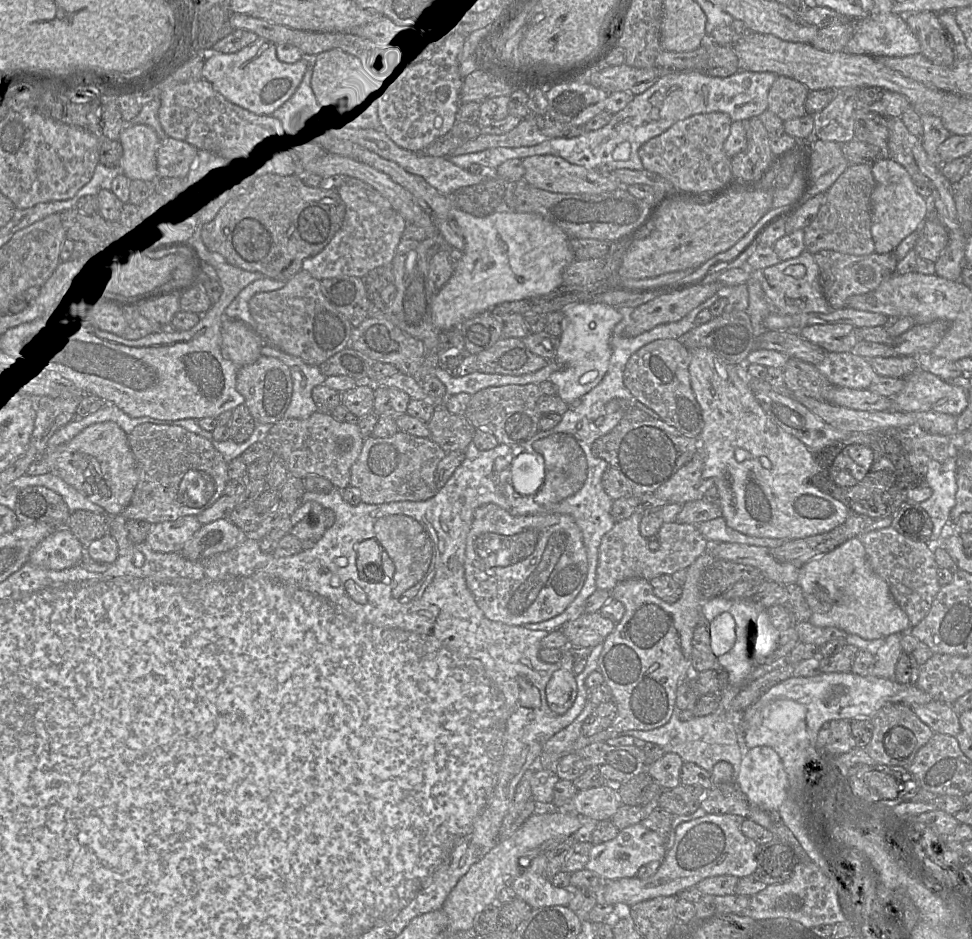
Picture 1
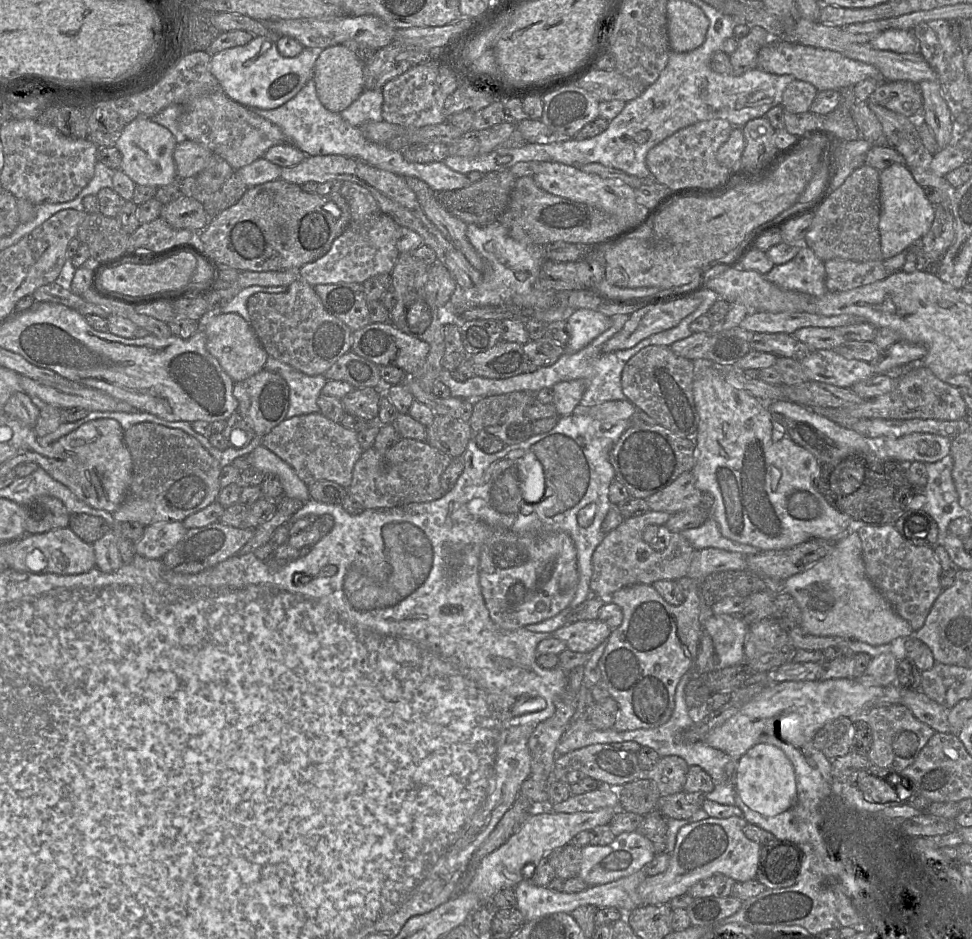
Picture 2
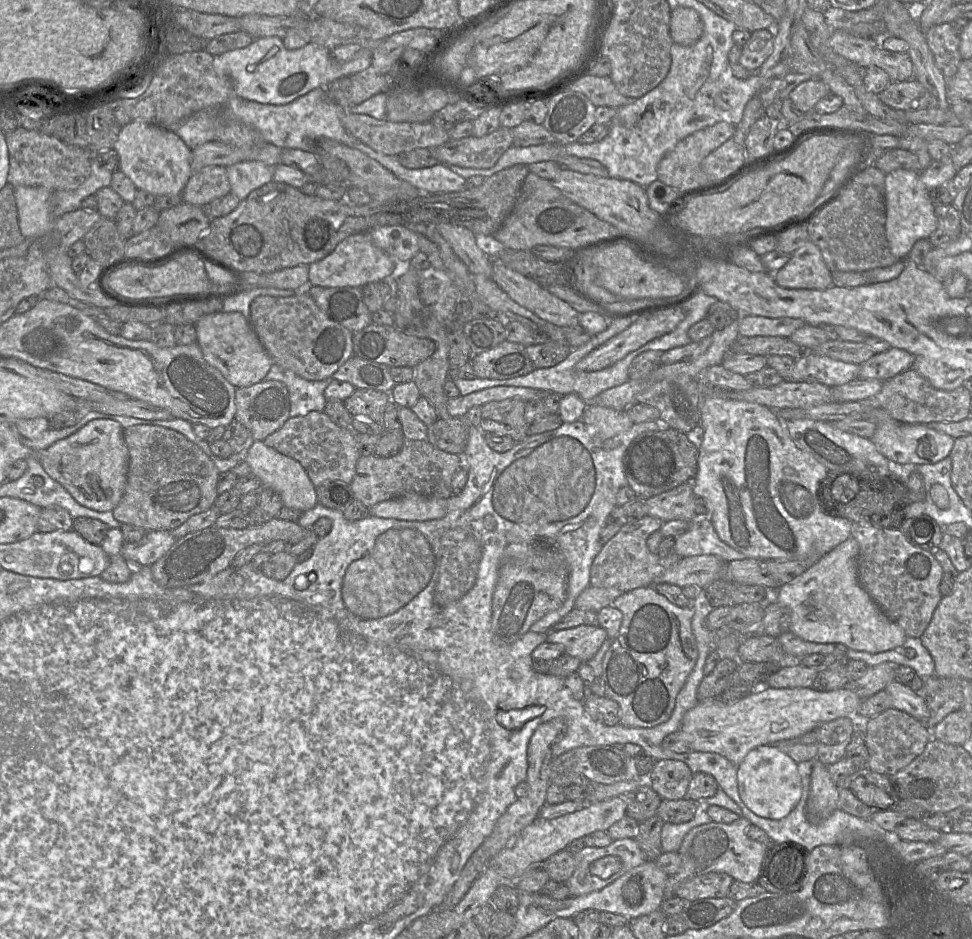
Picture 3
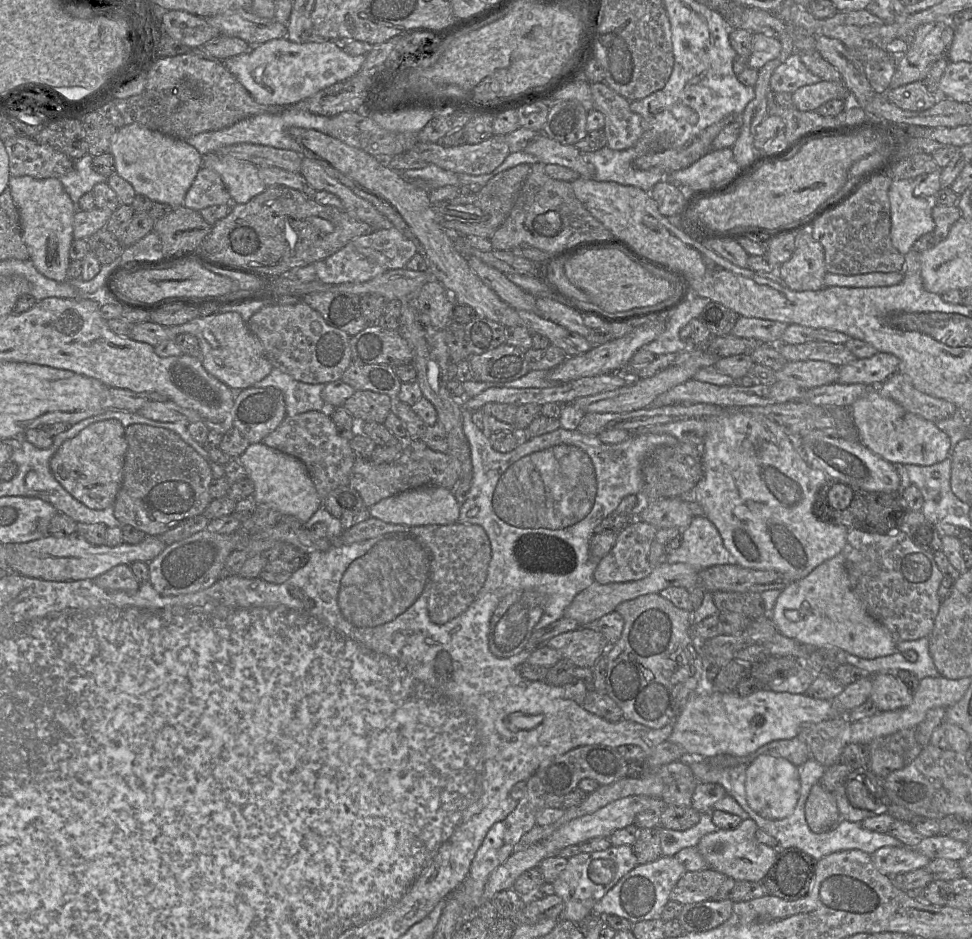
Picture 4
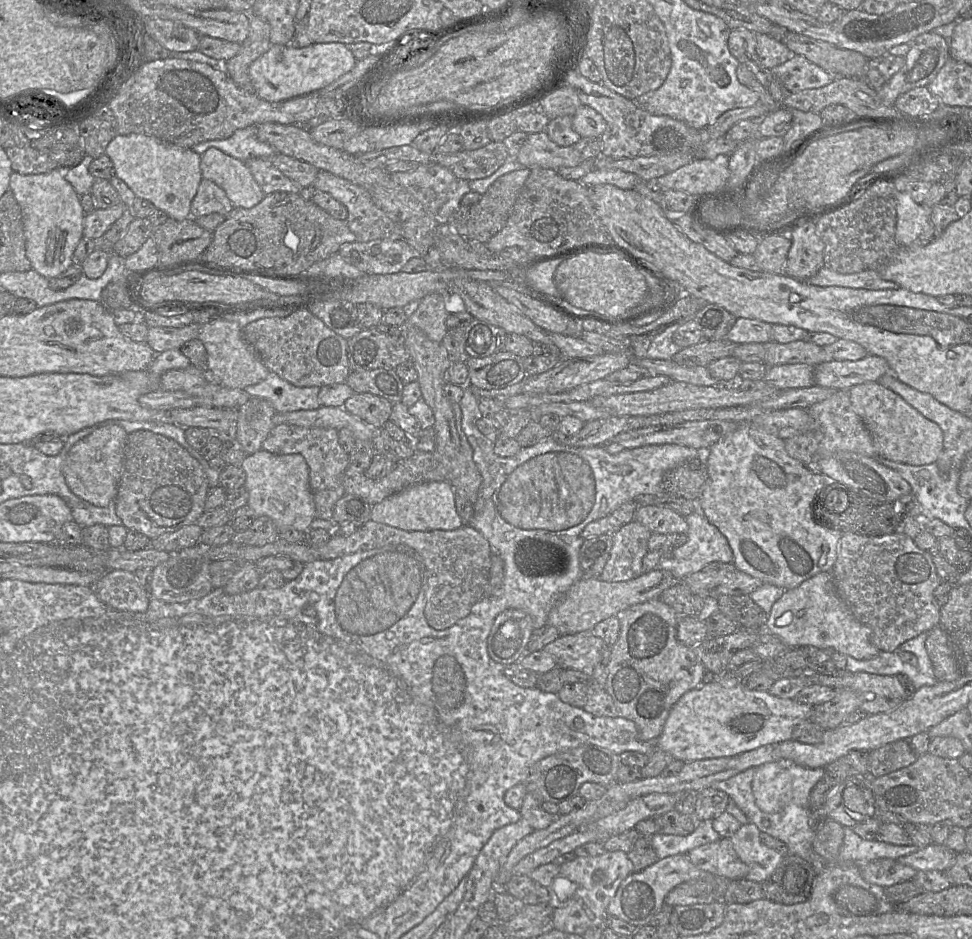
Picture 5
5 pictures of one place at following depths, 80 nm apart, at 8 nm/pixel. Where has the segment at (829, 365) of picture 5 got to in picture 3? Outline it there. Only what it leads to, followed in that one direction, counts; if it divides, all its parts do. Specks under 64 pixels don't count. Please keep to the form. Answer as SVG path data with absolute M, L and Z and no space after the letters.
M890 347L861 363L857 379L886 381L911 368L914 360L914 356L908 351Z

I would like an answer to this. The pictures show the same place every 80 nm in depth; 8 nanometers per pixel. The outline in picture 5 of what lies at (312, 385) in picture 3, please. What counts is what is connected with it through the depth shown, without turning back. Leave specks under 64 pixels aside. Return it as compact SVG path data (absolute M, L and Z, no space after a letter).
M271 371L263 381L249 385L244 390L251 397L268 401L276 412L313 410L320 407L320 387L297 387Z

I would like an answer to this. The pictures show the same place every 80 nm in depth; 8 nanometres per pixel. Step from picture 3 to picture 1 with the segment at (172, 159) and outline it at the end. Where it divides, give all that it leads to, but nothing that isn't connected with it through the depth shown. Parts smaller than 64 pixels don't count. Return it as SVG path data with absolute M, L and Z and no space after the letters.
M126 124L118 140L123 148L120 169L129 180L158 179L157 152L161 139L153 128Z

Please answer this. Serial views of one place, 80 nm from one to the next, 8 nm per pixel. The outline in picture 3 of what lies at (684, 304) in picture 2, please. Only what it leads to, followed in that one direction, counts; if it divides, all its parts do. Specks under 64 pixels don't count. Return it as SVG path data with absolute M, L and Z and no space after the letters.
M682 307L664 309L646 313L640 317L635 317L633 323L621 333L612 337L604 344L592 350L575 365L578 371L598 371L609 367L646 344L647 342L673 331L676 326L685 318Z

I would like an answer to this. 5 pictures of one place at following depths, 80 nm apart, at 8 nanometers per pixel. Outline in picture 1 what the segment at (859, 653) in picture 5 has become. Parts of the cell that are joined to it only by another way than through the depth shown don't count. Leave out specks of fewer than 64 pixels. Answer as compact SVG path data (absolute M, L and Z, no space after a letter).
M859 536L801 566L796 584L811 610L808 621L815 626L836 627L866 640L884 639L893 633L904 634L912 627L886 581L872 570Z

